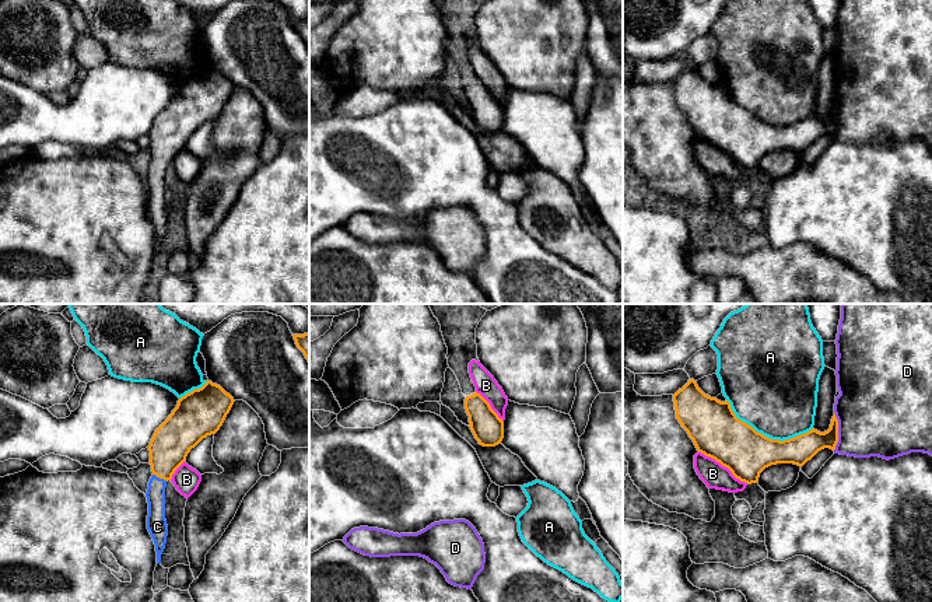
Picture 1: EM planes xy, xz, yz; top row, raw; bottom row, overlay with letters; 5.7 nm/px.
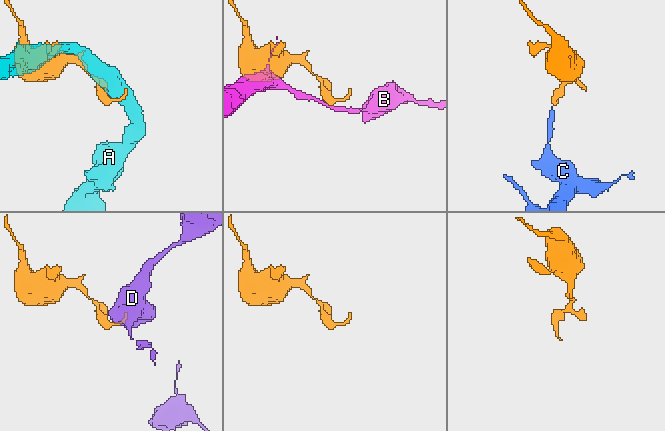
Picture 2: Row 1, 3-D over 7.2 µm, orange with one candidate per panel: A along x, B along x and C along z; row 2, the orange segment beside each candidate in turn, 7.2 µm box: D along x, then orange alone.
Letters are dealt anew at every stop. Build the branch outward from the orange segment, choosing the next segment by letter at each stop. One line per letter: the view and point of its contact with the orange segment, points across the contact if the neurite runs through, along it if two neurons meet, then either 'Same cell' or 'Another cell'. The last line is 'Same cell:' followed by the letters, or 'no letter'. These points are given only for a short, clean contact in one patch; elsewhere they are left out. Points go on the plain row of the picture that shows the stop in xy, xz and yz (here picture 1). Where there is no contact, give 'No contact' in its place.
A: Touches orange at yz (764, 122). Another cell
B: Touches orange at yz (724, 151). Boundary: yz (698, 137), (714, 144), (736, 164), (747, 170). Another cell
C: Touches orange at xy (160, 164). Path across: xy (171, 129), (160, 164), (156, 179). Same cell
D: Touches orange at yz (837, 118). Boundary: yz (834, 98), (837, 130), (833, 136). Another cell
Same cell: C

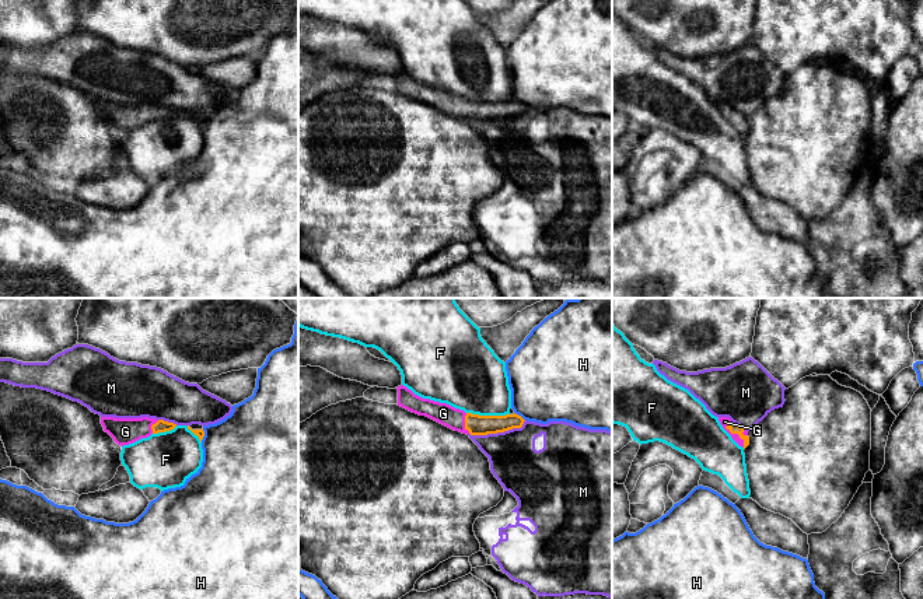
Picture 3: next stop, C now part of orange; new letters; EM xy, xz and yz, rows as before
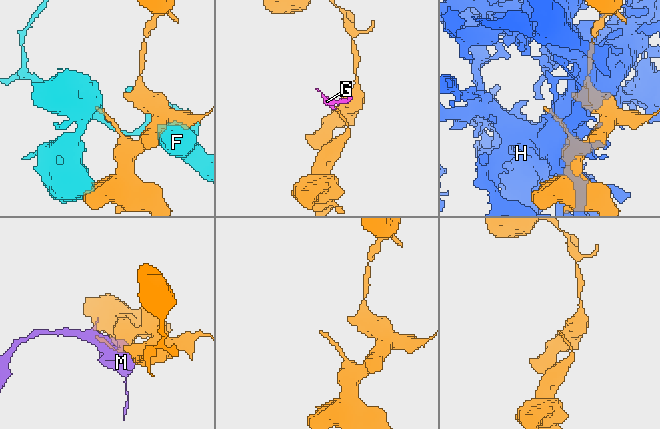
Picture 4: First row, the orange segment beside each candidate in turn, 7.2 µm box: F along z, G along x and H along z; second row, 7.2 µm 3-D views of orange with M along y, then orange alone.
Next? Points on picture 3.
F: Touches orange at xz (488, 102). Another cell
G: Touches orange at yz (737, 119). Path across: yz (734, 115), (737, 119), (724, 108). Same cell
H: Touches orange at xz (520, 102). Another cell
M: Touches orange at xz (497, 118). Another cell
Same cell: G

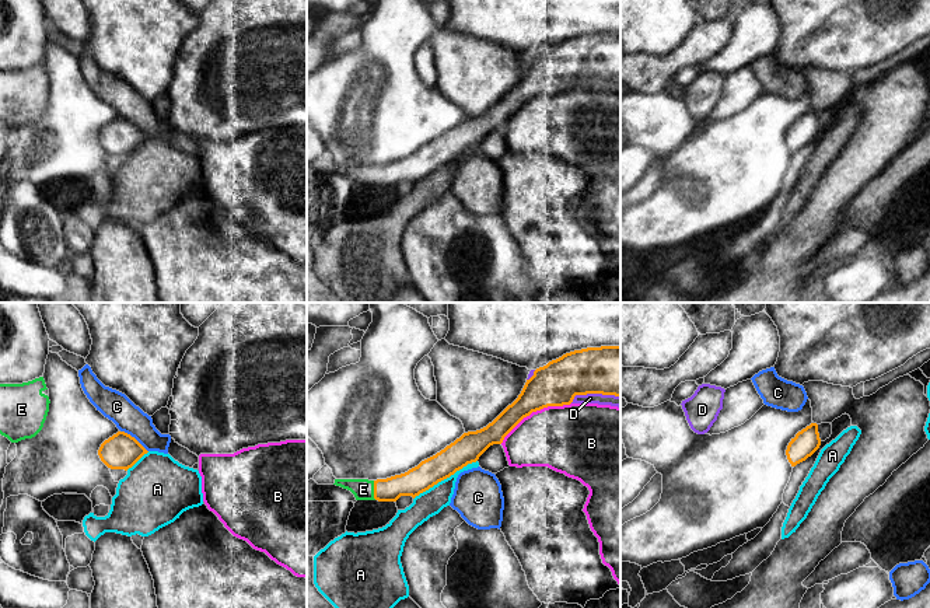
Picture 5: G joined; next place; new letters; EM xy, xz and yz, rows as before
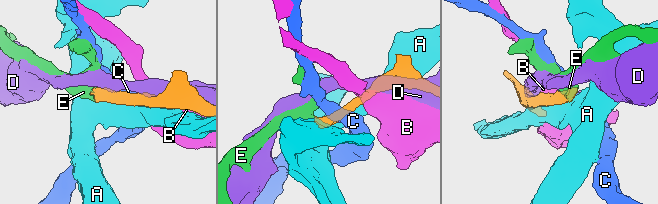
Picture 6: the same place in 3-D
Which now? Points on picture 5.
A: Touches orange at xz (444, 164). Another cell
B: Touches orange at xz (534, 97). Another cell
C: Touches orange at xy (135, 125). Boundary: xy (121, 116), (130, 121), (147, 137). Another cell
D: Touches orange at xz (594, 79). Another cell
E: Touches orange at xz (374, 177). Path across: xz (416, 167), (391, 175), (374, 177), (363, 175). Same cell
Same cell: E

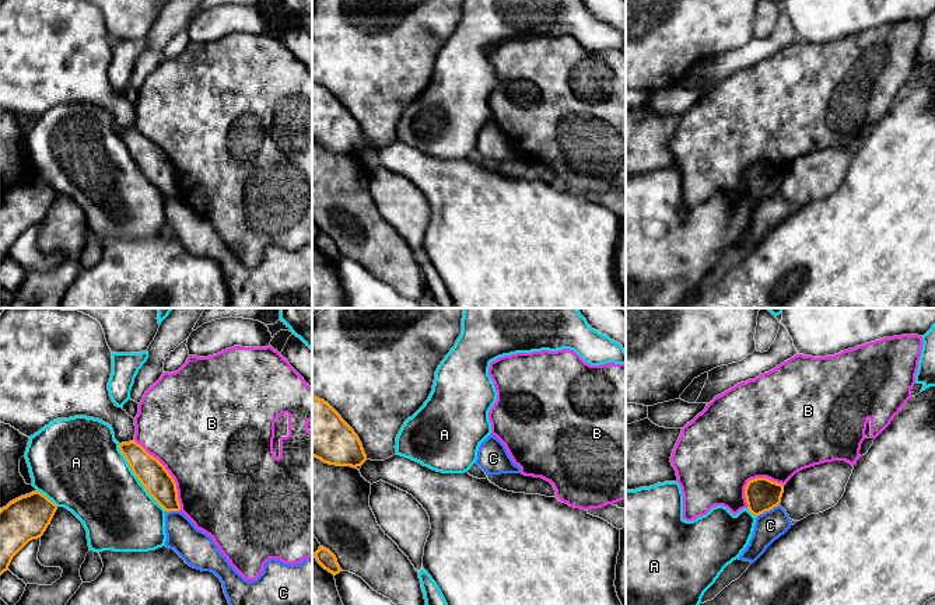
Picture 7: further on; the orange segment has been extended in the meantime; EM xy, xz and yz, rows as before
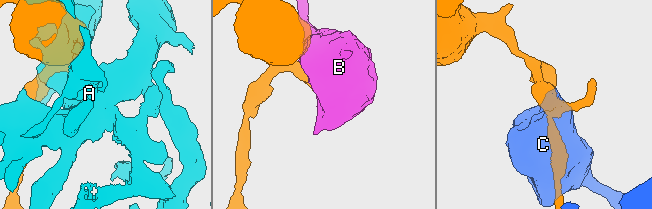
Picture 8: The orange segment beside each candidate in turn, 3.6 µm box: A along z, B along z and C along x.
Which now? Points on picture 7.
A: Touches orange at xy (137, 164). Another cell
B: Touches orange at xy (168, 160). Another cell
C: Touches orange at yz (767, 196). Another cell
Same cell: no letter

